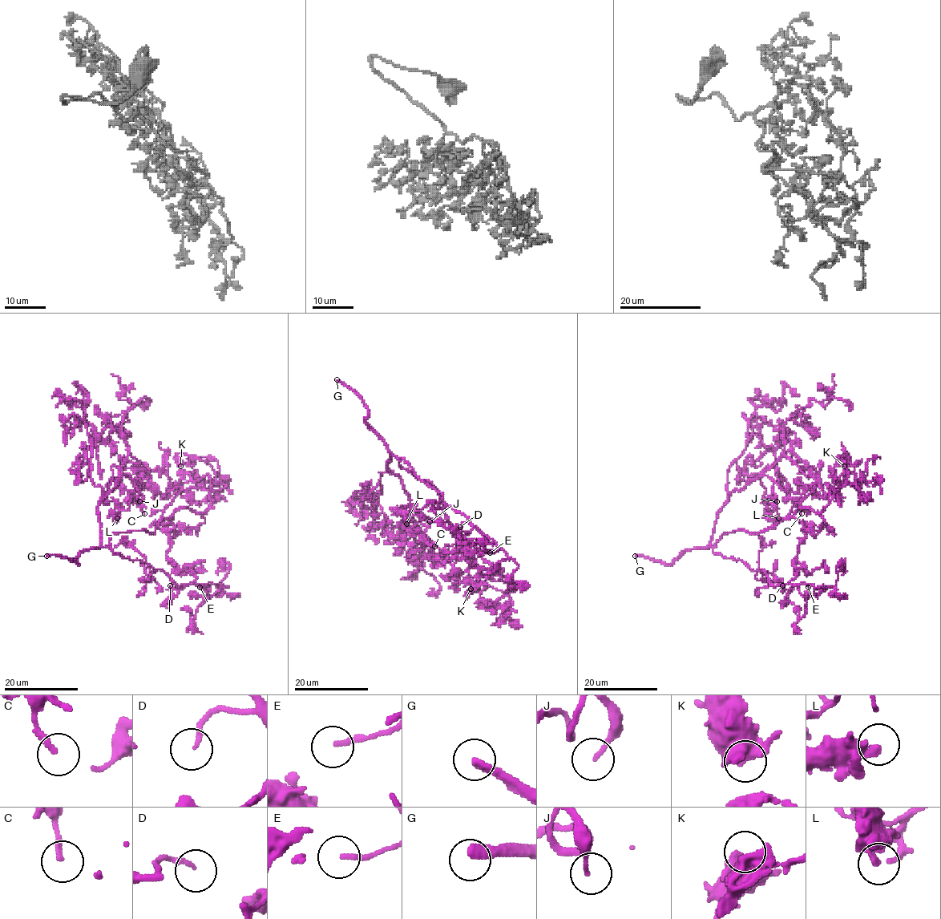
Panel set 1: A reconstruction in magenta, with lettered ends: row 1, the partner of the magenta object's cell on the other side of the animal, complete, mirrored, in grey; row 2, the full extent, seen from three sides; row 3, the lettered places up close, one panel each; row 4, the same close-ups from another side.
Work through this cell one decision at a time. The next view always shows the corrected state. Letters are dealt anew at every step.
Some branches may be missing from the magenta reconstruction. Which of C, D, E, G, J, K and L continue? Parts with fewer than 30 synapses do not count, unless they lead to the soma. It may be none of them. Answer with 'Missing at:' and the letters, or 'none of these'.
Missing at: D, G, J

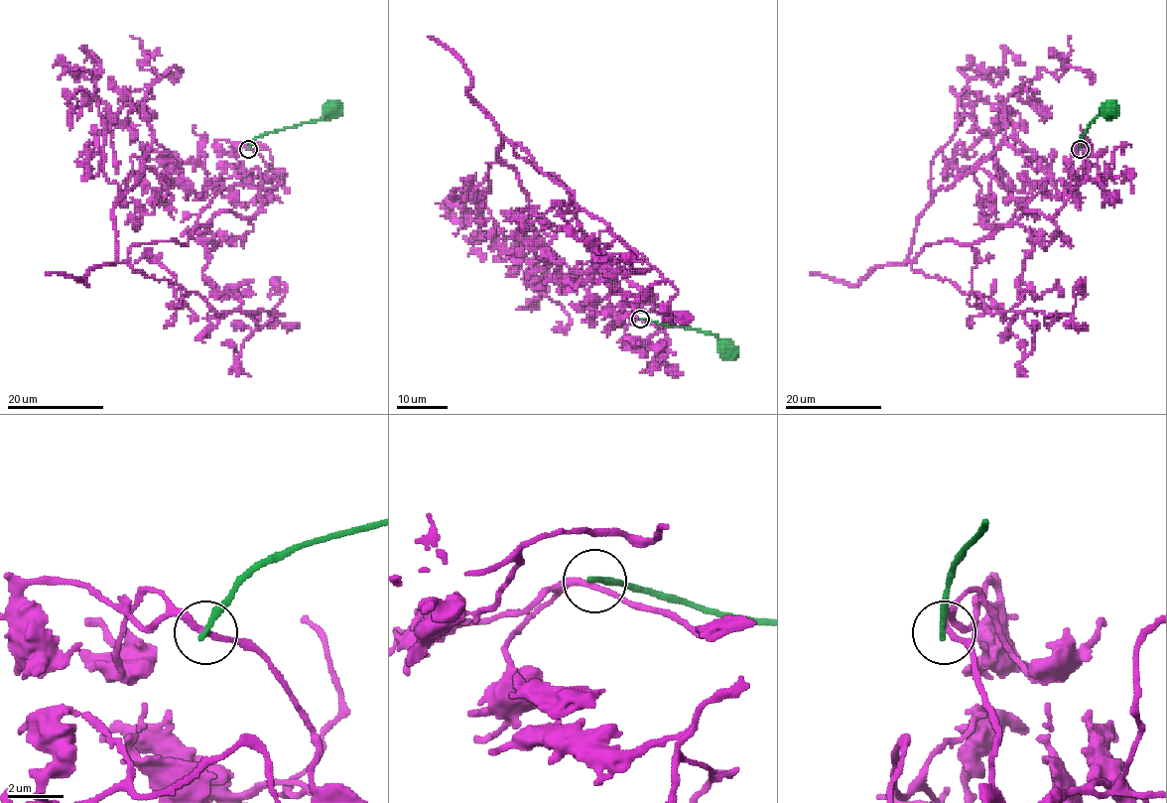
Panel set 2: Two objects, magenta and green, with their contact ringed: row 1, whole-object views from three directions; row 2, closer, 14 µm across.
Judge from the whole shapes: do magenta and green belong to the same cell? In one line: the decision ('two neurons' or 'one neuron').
two neurons

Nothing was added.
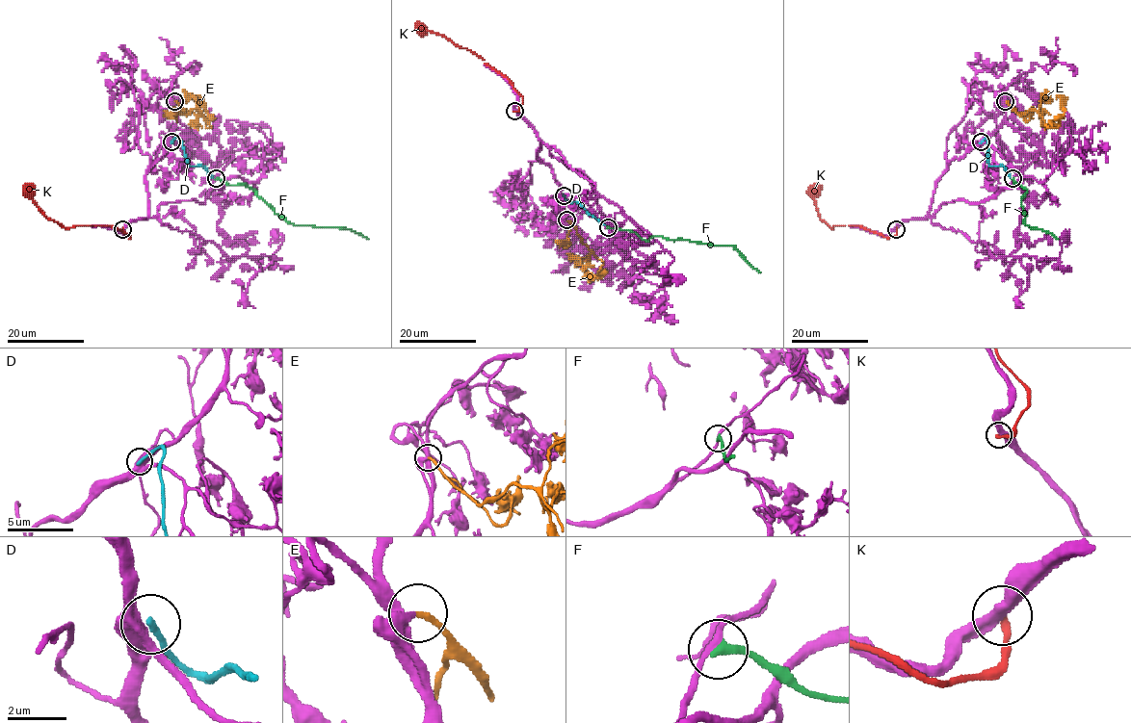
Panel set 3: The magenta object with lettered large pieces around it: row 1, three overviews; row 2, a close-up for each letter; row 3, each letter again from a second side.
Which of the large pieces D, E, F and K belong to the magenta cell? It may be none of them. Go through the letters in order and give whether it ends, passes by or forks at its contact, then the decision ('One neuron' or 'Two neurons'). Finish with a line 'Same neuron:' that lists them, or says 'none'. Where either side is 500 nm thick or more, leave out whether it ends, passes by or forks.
D: It ends there. Two neurons
E: It ends there. One neuron
F: It ends there. Two neurons
K: It ends there. Two neurons
Same neuron: E

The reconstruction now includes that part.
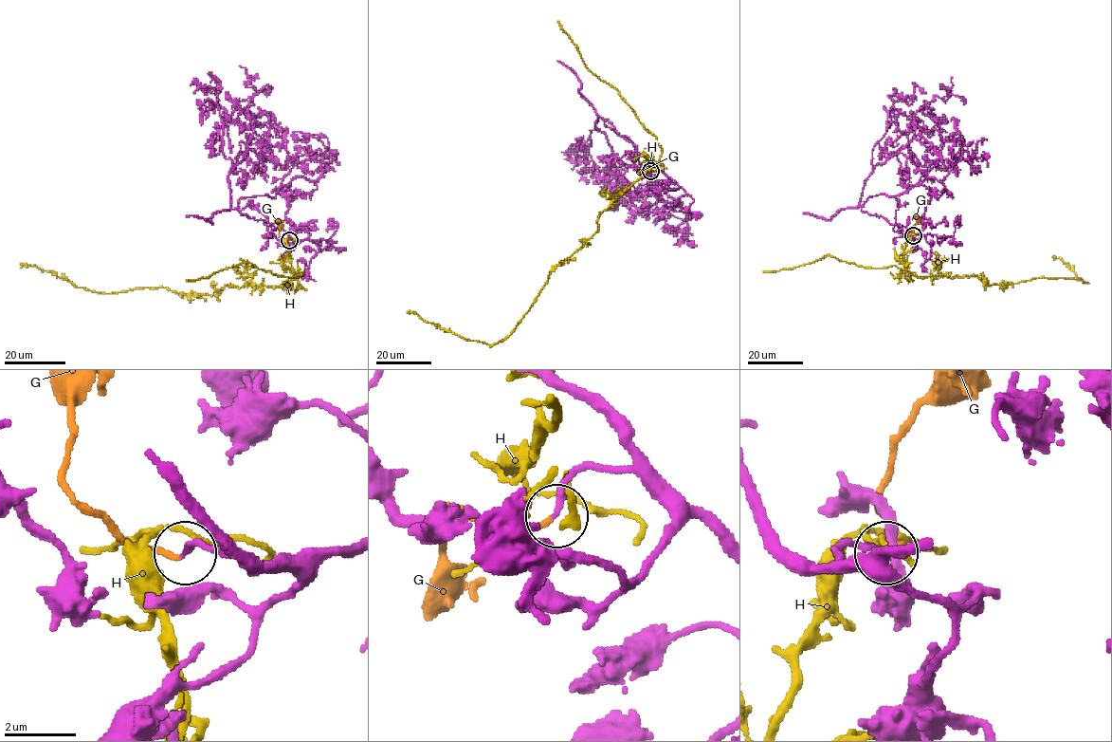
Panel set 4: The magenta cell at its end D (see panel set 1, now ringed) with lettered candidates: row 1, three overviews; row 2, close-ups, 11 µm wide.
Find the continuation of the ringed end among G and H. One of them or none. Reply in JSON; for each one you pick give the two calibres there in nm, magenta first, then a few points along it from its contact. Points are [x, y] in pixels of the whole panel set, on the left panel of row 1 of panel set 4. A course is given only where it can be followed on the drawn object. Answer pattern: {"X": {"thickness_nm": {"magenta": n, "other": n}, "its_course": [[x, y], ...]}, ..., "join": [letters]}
{"G": {"thickness_nm": {"magenta": 150, "other": 140}, "its_course": [[288, 241], [279, 235], [280, 222], [273, 223]]}, "join": ["G"]}

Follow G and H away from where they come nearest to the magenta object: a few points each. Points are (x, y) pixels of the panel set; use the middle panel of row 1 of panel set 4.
G: (650, 171), (642, 170), (643, 176), (636, 170)
H: (651, 170), (652, 160), (599, 214), (597, 230), (551, 270), (530, 308), (498, 342), (467, 341), (406, 311)

